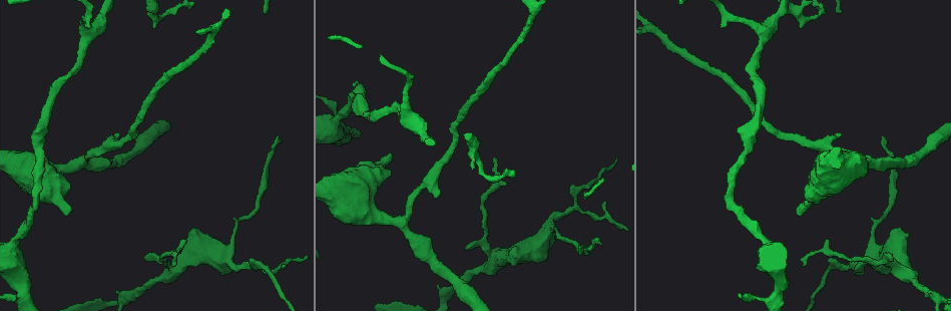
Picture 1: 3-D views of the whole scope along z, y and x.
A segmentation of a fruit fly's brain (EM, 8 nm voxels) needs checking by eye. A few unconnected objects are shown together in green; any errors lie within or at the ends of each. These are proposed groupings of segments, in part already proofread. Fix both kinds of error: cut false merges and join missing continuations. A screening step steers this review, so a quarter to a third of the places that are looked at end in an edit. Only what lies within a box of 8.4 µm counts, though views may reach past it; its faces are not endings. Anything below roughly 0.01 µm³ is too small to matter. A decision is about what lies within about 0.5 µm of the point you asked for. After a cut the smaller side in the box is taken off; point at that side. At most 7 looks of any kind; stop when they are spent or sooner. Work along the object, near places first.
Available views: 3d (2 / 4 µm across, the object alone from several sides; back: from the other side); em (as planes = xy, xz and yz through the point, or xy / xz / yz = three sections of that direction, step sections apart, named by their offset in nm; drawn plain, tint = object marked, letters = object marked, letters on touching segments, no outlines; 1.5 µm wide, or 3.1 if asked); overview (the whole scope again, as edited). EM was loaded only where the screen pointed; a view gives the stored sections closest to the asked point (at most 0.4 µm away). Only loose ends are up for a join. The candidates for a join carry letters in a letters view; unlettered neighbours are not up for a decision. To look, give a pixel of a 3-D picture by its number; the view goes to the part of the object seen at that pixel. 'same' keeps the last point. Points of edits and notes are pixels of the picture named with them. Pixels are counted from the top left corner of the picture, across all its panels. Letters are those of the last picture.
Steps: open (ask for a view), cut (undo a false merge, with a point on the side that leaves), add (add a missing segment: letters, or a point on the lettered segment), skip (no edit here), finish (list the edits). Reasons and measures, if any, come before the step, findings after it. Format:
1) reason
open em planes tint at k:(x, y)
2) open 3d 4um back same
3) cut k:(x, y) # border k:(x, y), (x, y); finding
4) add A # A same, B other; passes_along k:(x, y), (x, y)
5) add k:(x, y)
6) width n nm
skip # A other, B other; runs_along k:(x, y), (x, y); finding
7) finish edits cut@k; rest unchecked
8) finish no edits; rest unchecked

thick end
open em planes letters at 1:(390, 154)

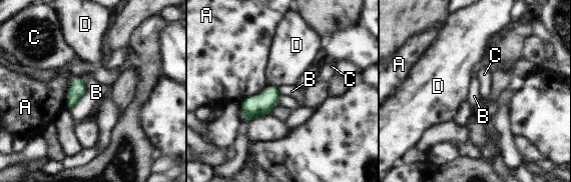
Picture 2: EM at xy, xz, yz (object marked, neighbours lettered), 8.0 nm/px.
skip # A other, B other, C other, D other; border 2:(270, 85), (277, 88); none of them fits

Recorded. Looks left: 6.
sharp bend
open 3d 2um back at 1:(853, 264)

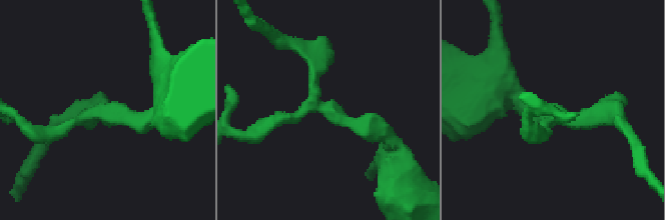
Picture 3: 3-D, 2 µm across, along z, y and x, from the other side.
open em planes letters at 3:(326, 109)

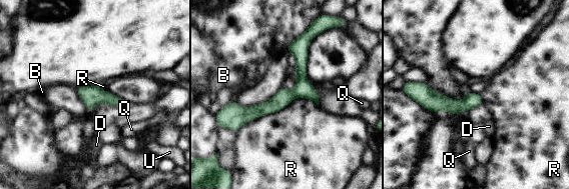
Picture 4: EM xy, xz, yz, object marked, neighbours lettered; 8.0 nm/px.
arms 3
skip # B other, D other, Q other, R other, U other; border 4:(318, 105), (294, 98), (235, 131); continuous, no second neuron

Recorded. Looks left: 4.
end of a long branch
open em planes letters at 1:(278, 135)

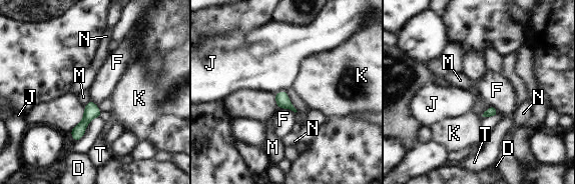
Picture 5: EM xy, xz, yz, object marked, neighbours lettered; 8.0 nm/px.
skip # D other, F other, J other, K other, M other, N other, T other; no lettered segment goes on from it

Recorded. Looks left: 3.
finish no edits; rest unchecked

